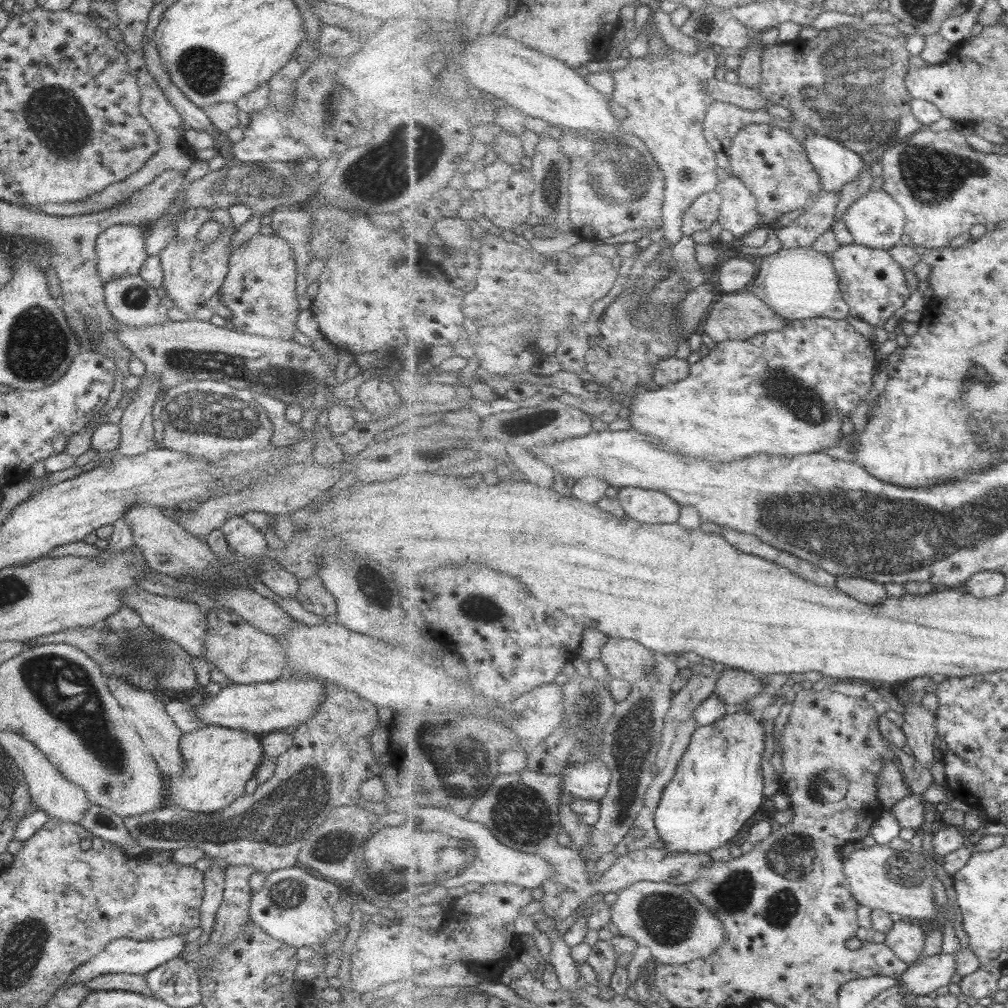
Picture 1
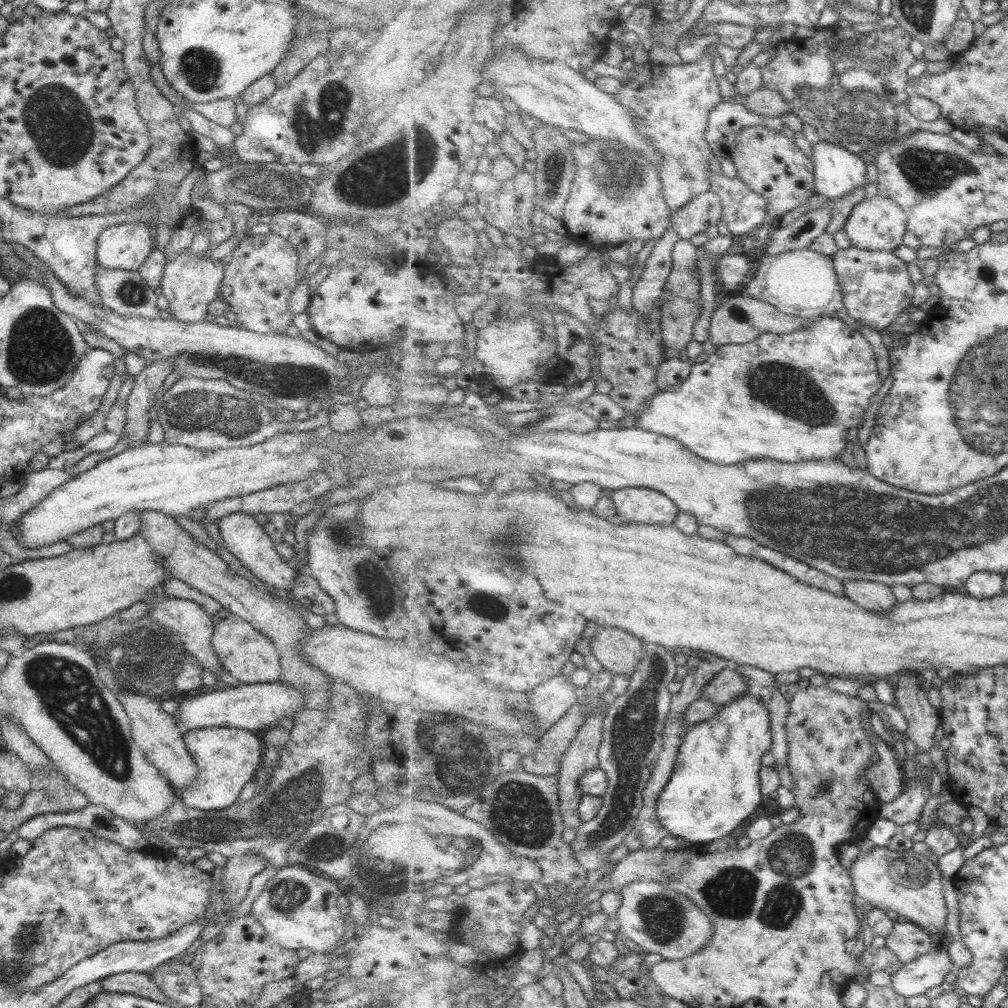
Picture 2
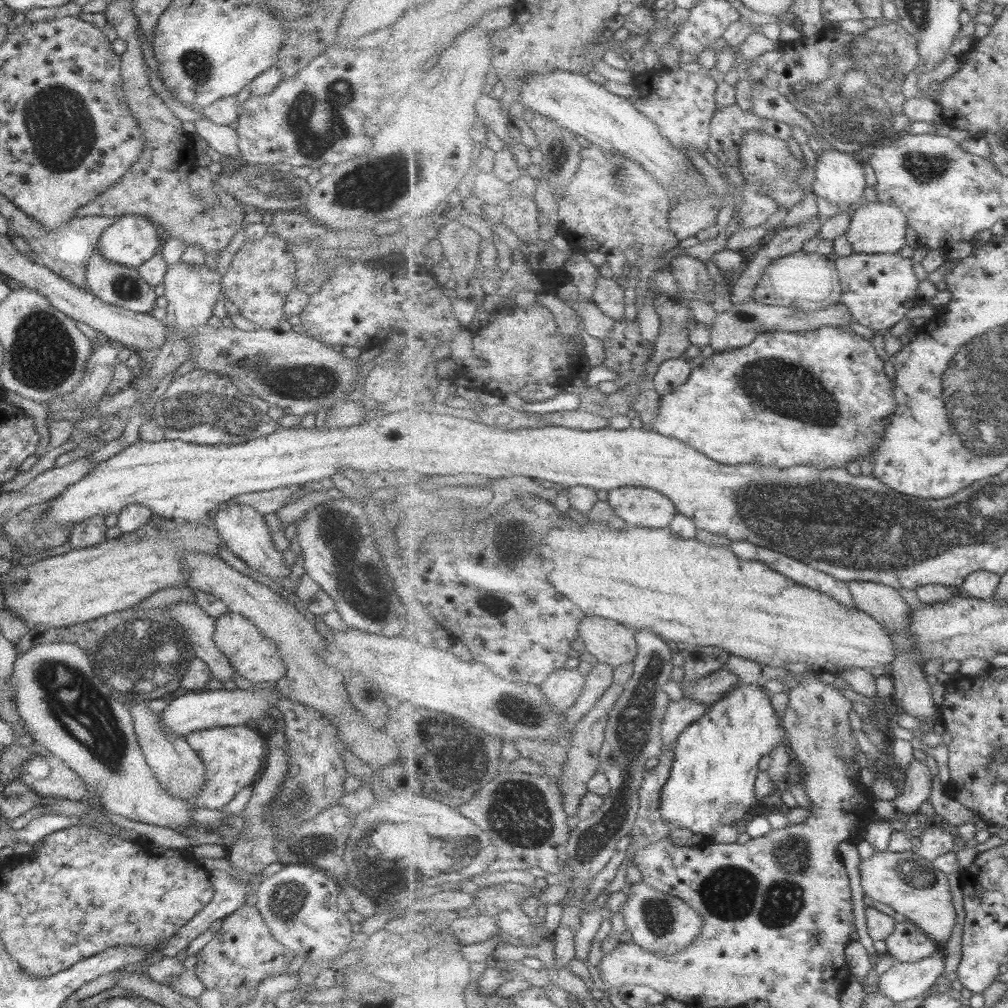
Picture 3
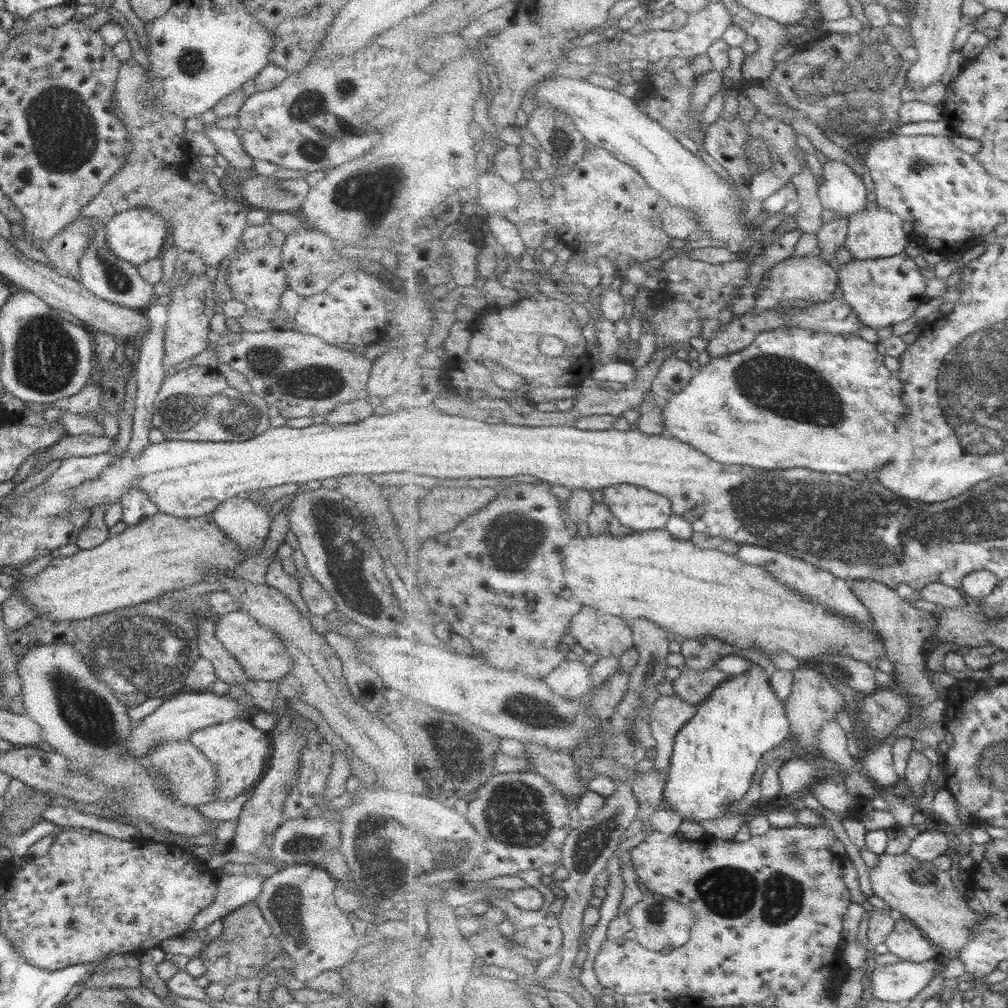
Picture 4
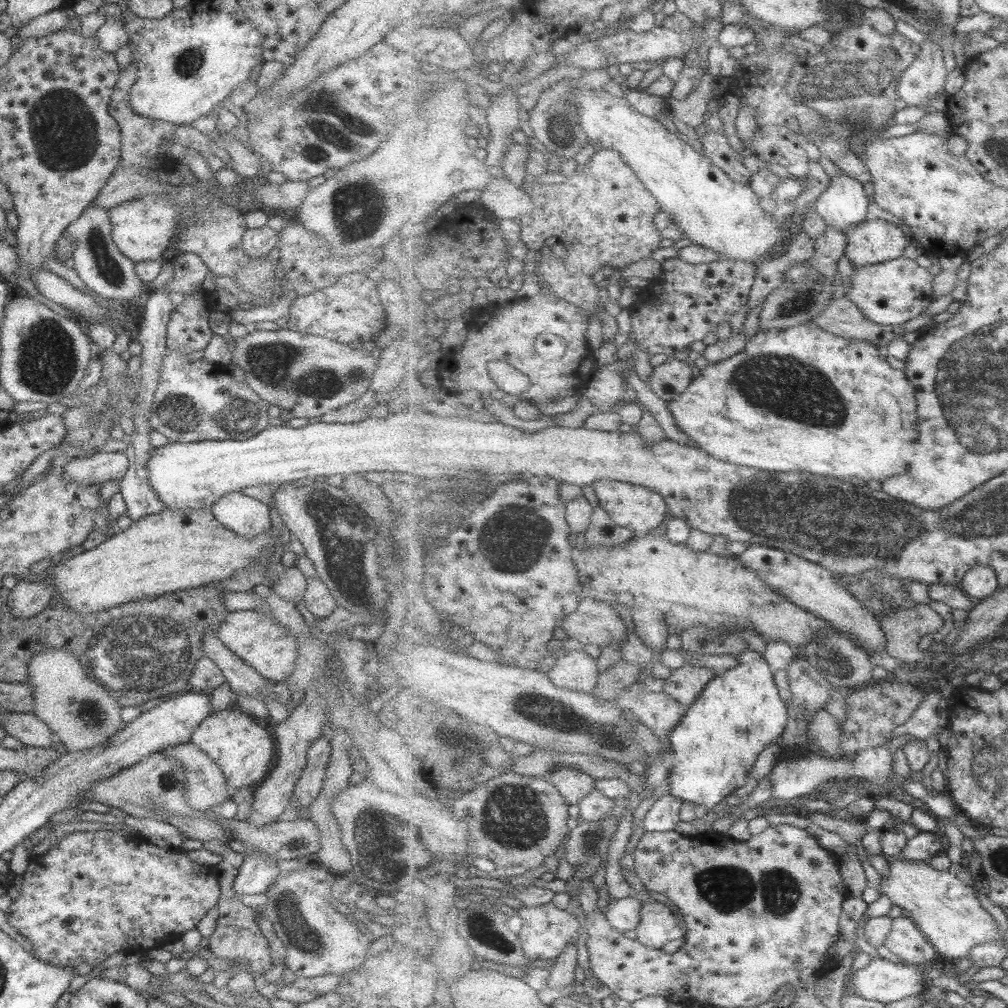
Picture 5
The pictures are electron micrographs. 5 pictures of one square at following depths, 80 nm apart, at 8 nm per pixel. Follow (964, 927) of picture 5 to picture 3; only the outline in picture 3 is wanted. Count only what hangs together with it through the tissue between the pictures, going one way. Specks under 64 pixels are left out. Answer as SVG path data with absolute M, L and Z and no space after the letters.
M917 851L876 853L859 864L860 882L864 894L873 902L878 900L892 906L907 920L913 921L921 930L940 944L941 948L953 934L957 924L957 912L953 906L953 894L947 873L941 872L933 861L922 857Z

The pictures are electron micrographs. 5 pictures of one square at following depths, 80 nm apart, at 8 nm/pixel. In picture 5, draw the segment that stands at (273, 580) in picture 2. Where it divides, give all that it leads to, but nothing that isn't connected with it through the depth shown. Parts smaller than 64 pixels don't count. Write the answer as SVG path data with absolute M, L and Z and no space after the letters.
M229 492L219 498L209 511L221 527L245 540L251 540L271 530L269 509L266 502L258 502L241 493Z

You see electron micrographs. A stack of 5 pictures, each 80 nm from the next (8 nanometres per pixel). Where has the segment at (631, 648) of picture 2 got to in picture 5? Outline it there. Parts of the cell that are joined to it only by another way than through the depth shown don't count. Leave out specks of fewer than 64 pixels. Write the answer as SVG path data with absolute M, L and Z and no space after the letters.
M589 595L575 613L563 619L562 629L582 645L596 644L601 649L618 642L624 646L629 635L616 608Z

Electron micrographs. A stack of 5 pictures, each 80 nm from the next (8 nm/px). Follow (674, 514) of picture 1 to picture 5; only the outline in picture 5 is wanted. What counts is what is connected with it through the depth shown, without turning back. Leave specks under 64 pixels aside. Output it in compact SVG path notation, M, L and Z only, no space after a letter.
M601 478L593 484L599 505L611 515L611 520L621 527L631 527L636 537L648 536L653 529L657 529L670 510L665 503L664 497L644 485L631 484L628 481L607 481L607 478Z

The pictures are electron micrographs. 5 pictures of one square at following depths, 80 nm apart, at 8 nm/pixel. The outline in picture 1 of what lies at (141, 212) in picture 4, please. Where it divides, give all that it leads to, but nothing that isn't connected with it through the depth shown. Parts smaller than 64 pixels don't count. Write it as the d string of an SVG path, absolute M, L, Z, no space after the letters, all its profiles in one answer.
M120 224L106 228L95 239L96 271L102 284L113 280L115 276L137 275L141 265L148 258L143 241L146 235L138 225Z

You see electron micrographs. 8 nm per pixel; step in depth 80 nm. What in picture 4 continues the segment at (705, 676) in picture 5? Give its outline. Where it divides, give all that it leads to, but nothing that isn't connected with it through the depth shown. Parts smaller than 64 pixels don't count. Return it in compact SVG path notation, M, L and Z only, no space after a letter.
M684 666L681 675L673 681L673 689L685 702L694 705L703 704L728 678L730 674L715 666L707 670L693 670Z

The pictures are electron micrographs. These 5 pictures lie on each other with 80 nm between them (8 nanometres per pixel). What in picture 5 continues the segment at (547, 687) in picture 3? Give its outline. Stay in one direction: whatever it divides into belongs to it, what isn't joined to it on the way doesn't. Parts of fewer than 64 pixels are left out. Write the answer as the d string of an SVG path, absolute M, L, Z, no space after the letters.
M582 649L558 655L553 668L547 672L553 684L561 688L592 693L600 677L598 659L588 656Z

